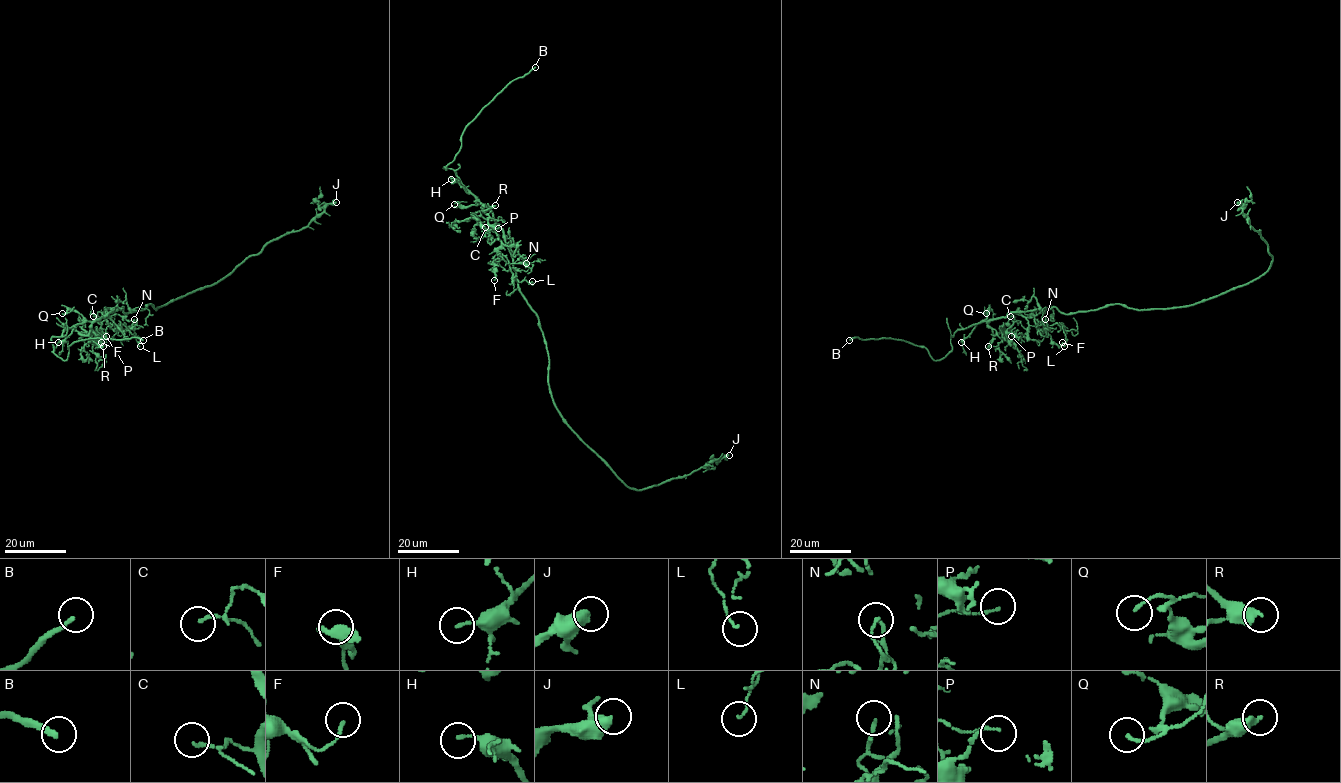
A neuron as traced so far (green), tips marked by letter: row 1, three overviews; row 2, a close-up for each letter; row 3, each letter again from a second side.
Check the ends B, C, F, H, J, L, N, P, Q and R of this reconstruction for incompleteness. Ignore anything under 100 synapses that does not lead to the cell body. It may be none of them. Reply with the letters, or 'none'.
B, J

